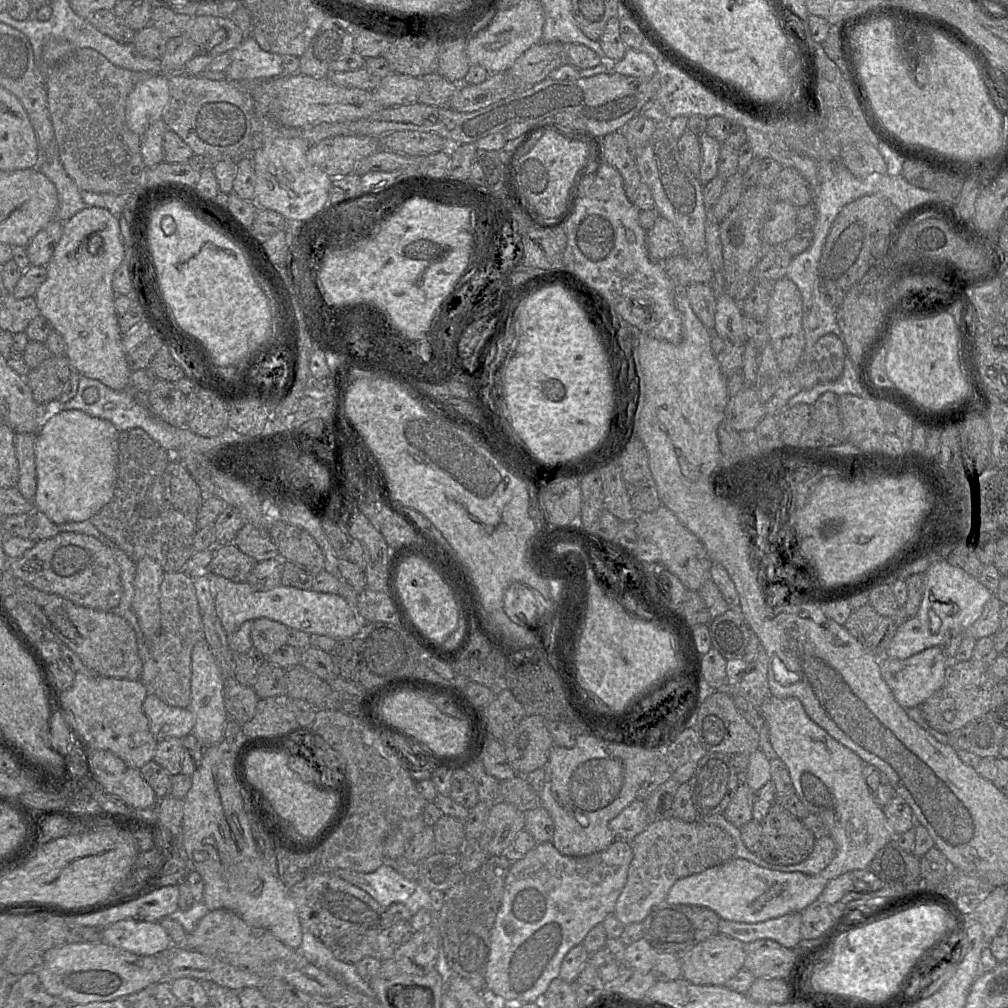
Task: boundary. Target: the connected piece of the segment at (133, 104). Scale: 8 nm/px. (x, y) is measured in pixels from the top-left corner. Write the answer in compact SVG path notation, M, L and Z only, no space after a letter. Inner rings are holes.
M151 74L131 91L126 105L128 128L142 136L157 120L162 119L170 100L169 78L164 74Z

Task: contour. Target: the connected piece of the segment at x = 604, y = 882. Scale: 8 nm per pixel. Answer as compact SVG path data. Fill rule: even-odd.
M616 839L606 850L583 857L561 854L552 842L538 843L514 861L506 878L502 903L492 929L486 985L489 997L502 1003L541 1002L550 983L559 977L566 954L582 944L588 932L614 914L633 859L630 841Z

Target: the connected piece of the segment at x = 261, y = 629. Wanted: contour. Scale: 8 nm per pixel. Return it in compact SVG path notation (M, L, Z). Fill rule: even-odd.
M259 618L252 622L252 647L264 656L270 656L277 649L287 644L288 627L284 624L268 619Z

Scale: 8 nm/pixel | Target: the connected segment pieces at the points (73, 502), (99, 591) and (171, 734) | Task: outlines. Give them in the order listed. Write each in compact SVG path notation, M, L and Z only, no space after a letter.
M52 410L36 434L34 508L57 525L90 520L113 497L120 431L110 421L77 410Z
M60 532L36 541L22 556L10 560L8 569L20 583L90 609L113 610L123 594L121 568L111 550L95 537L82 533Z
M148 694L143 702L143 711L158 743L166 738L183 739L193 733L195 717L189 708L170 706Z

